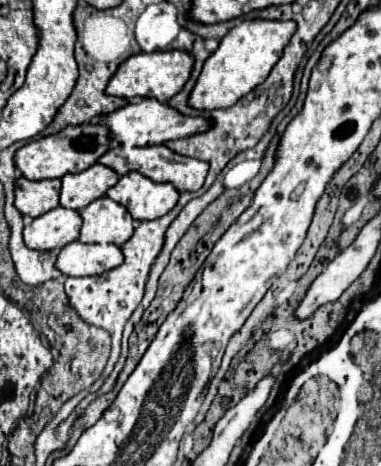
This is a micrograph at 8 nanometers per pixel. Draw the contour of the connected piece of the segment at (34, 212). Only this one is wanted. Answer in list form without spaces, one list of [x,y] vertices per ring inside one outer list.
[[[25,177],[15,179],[15,207],[29,217],[39,217],[59,205],[59,179],[29,181]]]

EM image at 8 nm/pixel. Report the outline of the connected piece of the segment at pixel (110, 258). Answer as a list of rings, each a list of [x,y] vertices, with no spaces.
[[[73,241],[65,245],[55,261],[55,267],[67,277],[101,275],[123,263],[123,253],[117,245],[85,245]]]

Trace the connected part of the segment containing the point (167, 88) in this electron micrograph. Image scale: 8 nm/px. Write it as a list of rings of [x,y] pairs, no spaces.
[[[185,51],[137,53],[117,67],[115,75],[111,77],[109,85],[105,87],[105,93],[127,99],[127,101],[131,101],[133,97],[151,97],[161,103],[167,103],[187,83],[189,75],[191,75],[191,67],[193,67],[193,57]]]

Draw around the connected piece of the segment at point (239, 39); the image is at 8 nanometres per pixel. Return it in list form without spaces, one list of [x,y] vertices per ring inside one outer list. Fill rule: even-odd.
[[[263,19],[243,21],[241,25],[233,27],[221,39],[217,51],[209,55],[209,59],[205,61],[201,75],[189,95],[189,107],[199,111],[233,107],[243,95],[247,95],[267,79],[269,71],[279,61],[285,45],[295,33],[295,27],[297,25],[293,21],[263,21]]]

